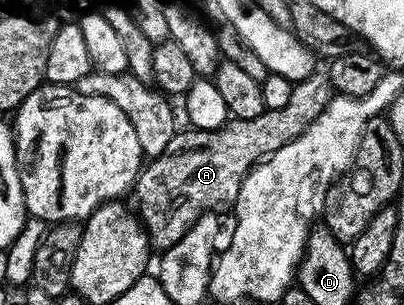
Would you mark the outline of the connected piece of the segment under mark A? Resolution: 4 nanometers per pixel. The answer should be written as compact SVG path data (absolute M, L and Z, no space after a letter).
M316 71L294 85L285 107L266 108L260 115L243 121L230 119L214 130L186 127L183 133L182 130L175 132L168 147L143 168L136 182L138 205L142 208L140 220L151 246L158 251L170 249L202 213L218 207L214 205L233 203L246 173L301 134L318 117L331 96L329 76Z

